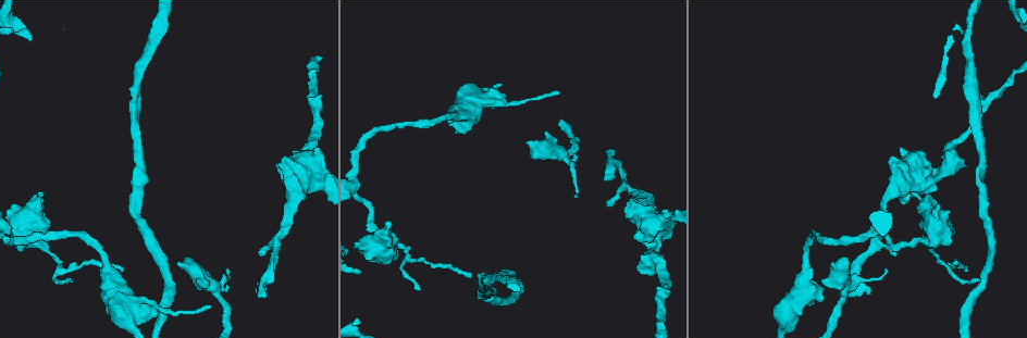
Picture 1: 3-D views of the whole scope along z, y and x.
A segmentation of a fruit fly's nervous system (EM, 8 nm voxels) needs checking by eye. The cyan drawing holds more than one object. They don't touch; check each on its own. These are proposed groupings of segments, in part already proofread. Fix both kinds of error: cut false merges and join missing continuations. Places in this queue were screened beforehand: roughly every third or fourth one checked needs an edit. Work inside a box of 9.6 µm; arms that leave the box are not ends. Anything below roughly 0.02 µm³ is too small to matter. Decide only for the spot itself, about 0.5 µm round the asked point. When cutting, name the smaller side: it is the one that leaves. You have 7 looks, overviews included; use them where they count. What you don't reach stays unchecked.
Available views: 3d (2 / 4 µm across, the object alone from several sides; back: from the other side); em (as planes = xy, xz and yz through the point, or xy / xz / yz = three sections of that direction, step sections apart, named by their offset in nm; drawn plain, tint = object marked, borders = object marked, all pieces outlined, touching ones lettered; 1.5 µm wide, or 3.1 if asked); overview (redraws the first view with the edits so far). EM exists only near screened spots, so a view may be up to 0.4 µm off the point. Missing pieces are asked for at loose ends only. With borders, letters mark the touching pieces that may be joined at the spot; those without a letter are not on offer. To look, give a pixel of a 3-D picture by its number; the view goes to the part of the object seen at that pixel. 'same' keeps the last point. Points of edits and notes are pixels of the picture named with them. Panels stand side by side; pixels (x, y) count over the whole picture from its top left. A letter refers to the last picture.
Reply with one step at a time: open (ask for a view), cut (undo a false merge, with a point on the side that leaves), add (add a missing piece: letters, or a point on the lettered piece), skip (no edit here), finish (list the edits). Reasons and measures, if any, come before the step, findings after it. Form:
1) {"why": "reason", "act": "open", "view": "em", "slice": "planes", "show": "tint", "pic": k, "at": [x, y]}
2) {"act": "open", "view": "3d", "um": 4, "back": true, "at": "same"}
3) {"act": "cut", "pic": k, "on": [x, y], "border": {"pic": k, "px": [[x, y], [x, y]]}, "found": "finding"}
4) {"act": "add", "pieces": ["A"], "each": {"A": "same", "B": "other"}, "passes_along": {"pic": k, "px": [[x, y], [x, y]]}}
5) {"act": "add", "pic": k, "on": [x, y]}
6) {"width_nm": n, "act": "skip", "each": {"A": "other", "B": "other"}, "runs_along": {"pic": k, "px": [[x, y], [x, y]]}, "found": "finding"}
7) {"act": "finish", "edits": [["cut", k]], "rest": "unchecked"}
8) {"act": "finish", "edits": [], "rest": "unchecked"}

{"act": "open", "view": "3d", "um": 4, "pic": 1, "at": [923, 240]}

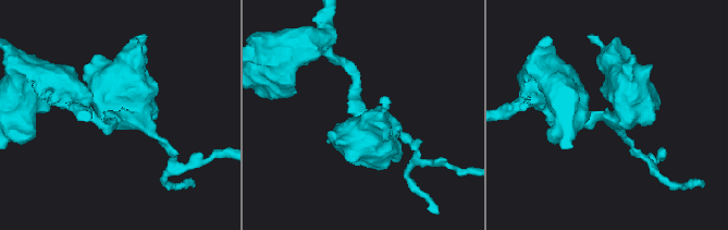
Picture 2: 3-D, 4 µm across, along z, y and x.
{"act": "open", "view": "em", "slice": "xz", "step": 8, "show": "tint", "pic": 2, "at": [117, 116]}

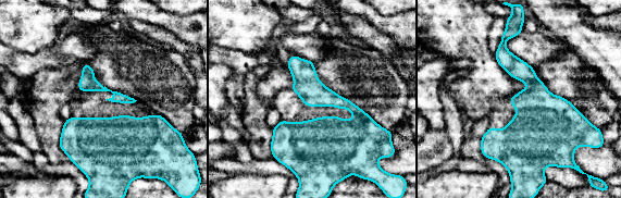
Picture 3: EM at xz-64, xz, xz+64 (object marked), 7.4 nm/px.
{"act": "open", "view": "em", "slice": "planes", "show": "borders", "at": "same"}

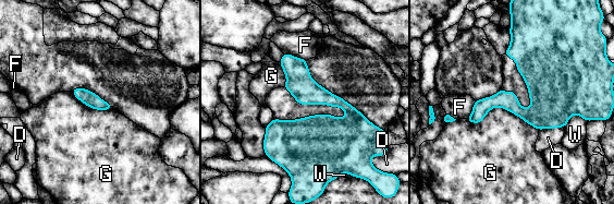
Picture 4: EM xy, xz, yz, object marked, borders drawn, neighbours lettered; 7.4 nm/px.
{"longest_contact_nm": ["G", 550], "act": "skip", "each": {"D": "other", "F": "other", "G": "other", "W": "other"}, "border": {"pic": 4, "px": [[465, 119], [502, 107], [539, 130]]}, "found": "all the same neuron"}

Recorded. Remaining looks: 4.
{"why": "sudden change in width", "act": "open", "view": "3d", "um": 4, "pic": 1, "at": [806, 275]}

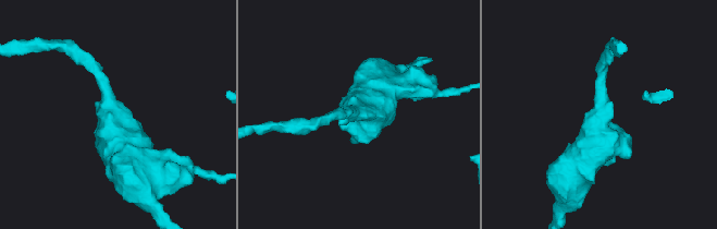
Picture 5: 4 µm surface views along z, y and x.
{"act": "open", "view": "em", "slice": "planes", "show": "borders", "pic": 5, "at": [601, 115]}

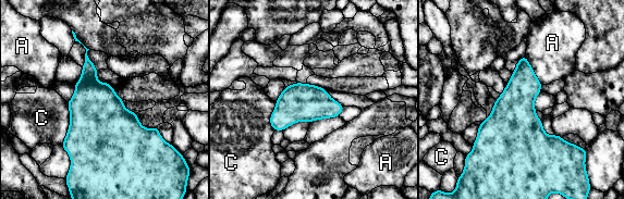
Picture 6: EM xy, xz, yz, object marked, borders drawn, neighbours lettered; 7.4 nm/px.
{"act": "skip", "each": {"A": "other", "C": "other"}, "border": {"pic": 6, "px": [[525, 54], [535, 75], [542, 84]]}, "found": "continuous, no second neuron"}

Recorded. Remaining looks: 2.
{"why": "a narrow waist", "act": "open", "view": "3d", "um": 4, "pic": 1, "at": [663, 323]}

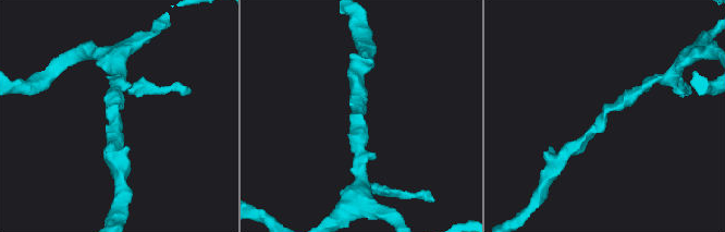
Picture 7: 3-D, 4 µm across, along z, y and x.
{"act": "open", "view": "em", "slice": "planes", "show": "borders", "pic": 7, "at": [116, 104]}

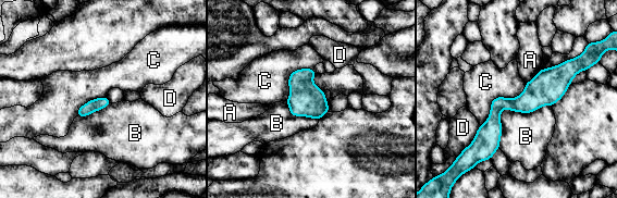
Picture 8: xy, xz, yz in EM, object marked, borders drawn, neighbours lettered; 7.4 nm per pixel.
{"act": "skip", "each": {"A": "other", "B": "other", "C": "other", "D": "other"}, "runs_along": {"pic": 8, "px": [[585, 64], [503, 103], [480, 139]]}, "found": "continuous, no second neuron"}

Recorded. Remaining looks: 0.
{"act": "finish", "edits": [], "rest": "unchecked"}

